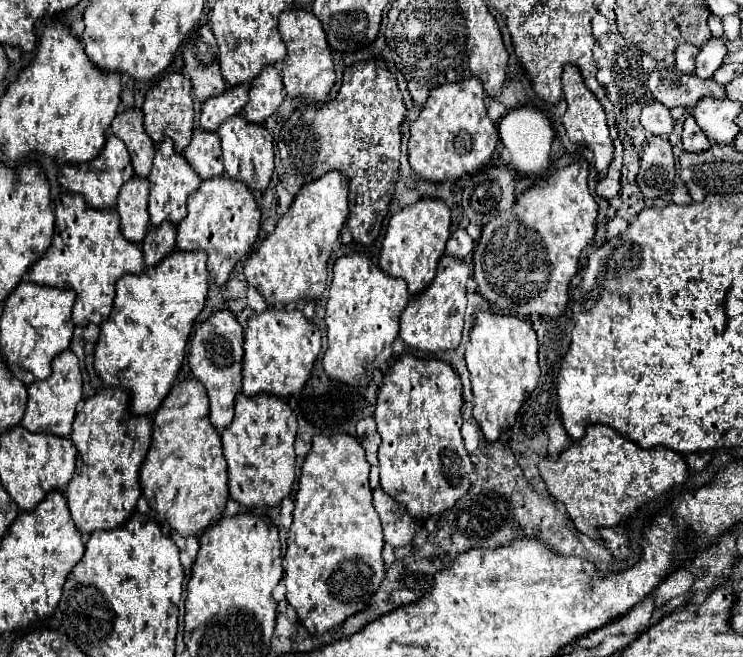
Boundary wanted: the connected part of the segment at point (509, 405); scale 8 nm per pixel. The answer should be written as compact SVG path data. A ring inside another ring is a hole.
M490 311L474 313L470 345L466 345L466 365L474 393L474 419L480 425L486 441L494 443L502 431L516 423L516 415L530 391L538 385L538 341L532 325L512 315Z

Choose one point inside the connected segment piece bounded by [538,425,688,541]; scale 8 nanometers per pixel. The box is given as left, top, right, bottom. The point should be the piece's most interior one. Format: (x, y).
(601, 479)

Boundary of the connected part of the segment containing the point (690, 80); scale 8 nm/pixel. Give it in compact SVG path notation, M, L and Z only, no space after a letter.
M658 67L648 77L648 87L652 95L662 105L670 107L694 107L702 97L726 97L723 86L714 79L700 79L696 75L686 75L668 67Z

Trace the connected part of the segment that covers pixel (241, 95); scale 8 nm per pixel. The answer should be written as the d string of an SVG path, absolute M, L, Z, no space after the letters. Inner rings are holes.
M248 85L228 87L222 95L212 97L202 105L202 117L200 117L202 129L218 131L222 121L242 113L242 107L246 105L246 101L248 101Z

